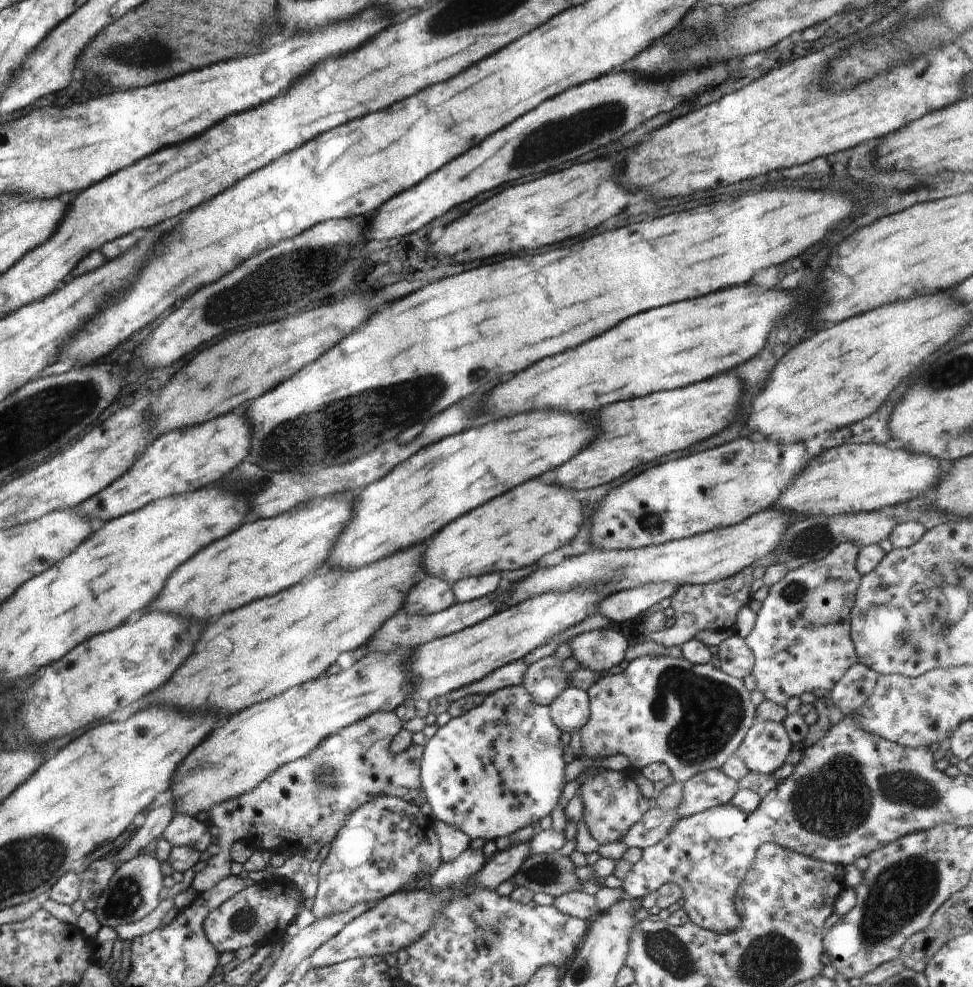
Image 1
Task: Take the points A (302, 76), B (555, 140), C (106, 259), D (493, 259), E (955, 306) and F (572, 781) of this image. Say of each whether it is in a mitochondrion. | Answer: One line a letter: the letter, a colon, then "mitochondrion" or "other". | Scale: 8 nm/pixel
A: other
B: mitochondrion
C: other
D: other
E: other
F: other

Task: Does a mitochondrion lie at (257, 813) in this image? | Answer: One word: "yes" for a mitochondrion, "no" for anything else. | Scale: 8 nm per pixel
no

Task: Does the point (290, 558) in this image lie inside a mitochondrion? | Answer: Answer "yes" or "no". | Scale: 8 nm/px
no

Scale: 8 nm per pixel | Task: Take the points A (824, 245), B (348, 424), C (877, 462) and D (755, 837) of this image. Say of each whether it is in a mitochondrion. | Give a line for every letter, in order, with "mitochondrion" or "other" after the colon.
A: other
B: mitochondrion
C: other
D: other

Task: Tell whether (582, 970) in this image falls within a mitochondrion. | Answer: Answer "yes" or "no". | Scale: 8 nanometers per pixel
yes

